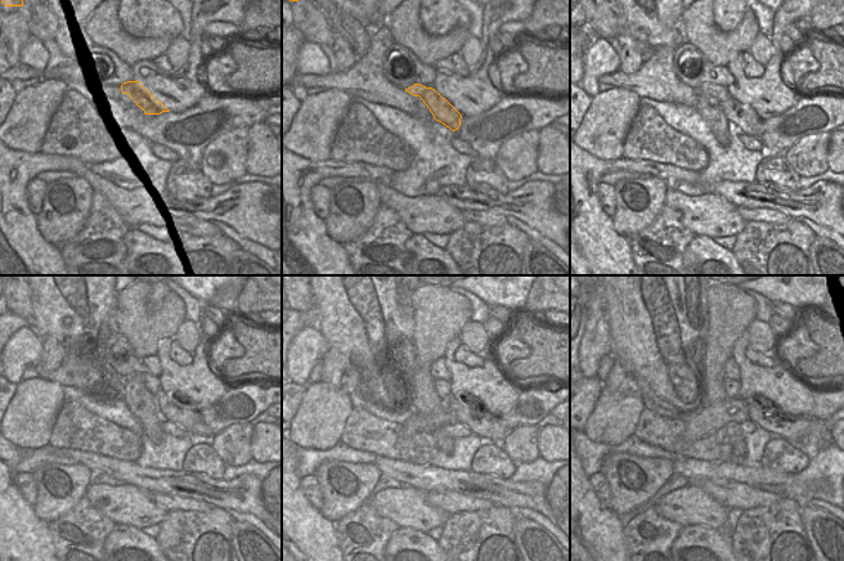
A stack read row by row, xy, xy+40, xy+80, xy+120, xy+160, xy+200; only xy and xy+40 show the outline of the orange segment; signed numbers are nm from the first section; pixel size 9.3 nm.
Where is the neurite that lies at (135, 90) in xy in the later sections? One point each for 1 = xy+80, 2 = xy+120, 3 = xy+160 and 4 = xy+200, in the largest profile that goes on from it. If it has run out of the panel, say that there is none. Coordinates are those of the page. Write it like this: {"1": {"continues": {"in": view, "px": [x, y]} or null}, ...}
{"1": {"continues": {"in": "xy+80", "px": [745, 120]}}, "2": {"continues": {"in": "xy+120", "px": [191, 421]}}, "3": {"continues": {"in": "xy+160", "px": [483, 423]}}, "4": {"continues": {"in": "xy+200", "px": [777, 425]}}}

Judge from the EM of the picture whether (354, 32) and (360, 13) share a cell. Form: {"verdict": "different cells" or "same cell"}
{"verdict": "different cells"}

